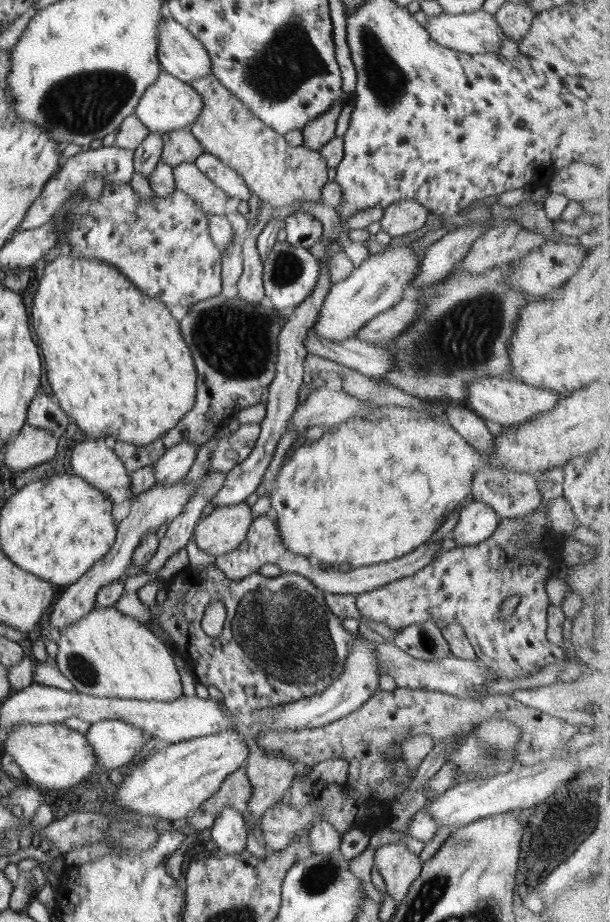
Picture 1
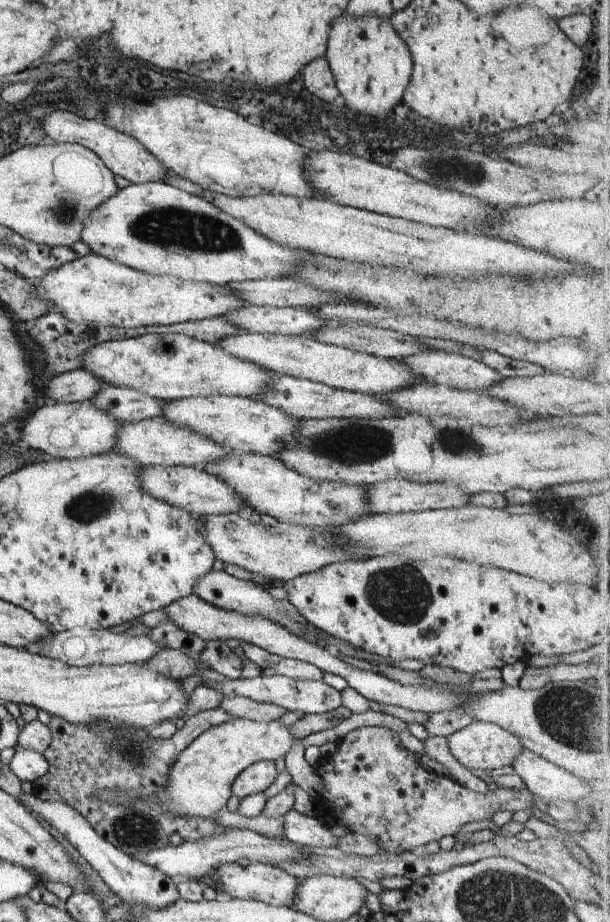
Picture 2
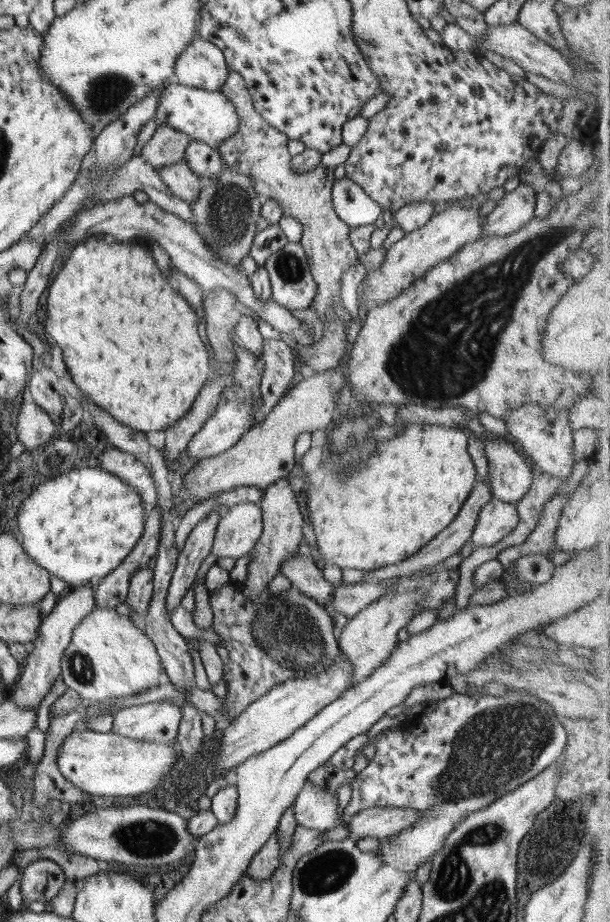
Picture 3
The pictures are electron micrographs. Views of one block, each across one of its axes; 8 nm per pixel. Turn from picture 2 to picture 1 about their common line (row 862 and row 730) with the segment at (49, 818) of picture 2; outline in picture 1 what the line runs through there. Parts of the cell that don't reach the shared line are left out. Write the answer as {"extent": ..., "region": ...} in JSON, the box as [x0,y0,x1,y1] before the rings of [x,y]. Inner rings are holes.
{"extent":[85,719,154,773],"region":[[[122,719],[90,723],[85,735],[99,758],[99,770],[110,770],[111,773],[131,762],[146,742],[154,738]]]}

